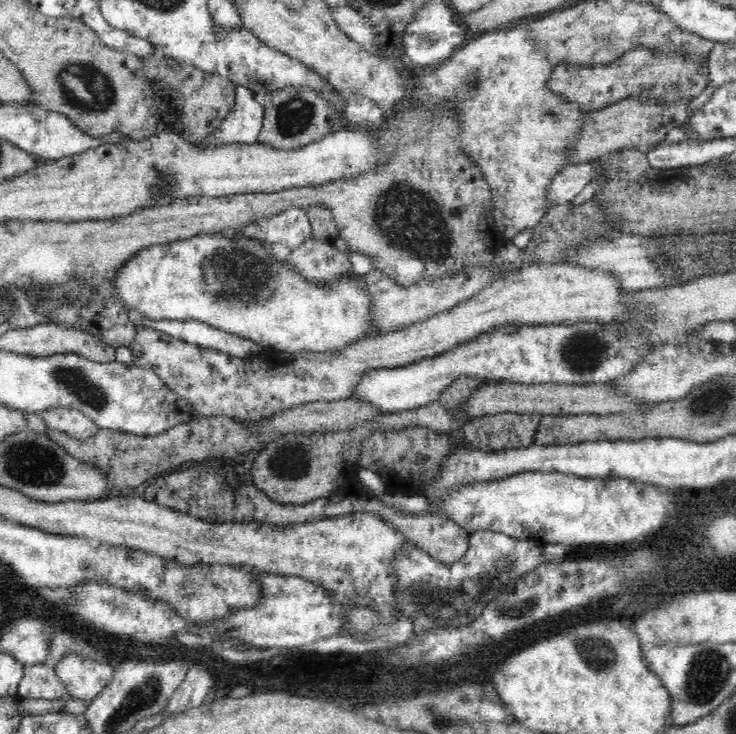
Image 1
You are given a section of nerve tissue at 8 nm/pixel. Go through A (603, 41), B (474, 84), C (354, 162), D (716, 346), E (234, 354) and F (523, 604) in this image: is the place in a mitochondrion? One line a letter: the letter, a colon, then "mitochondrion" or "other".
A: mitochondrion
B: mitochondrion
C: other
D: other
E: other
F: mitochondrion

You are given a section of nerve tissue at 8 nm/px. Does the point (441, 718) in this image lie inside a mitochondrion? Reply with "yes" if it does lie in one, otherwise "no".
yes

